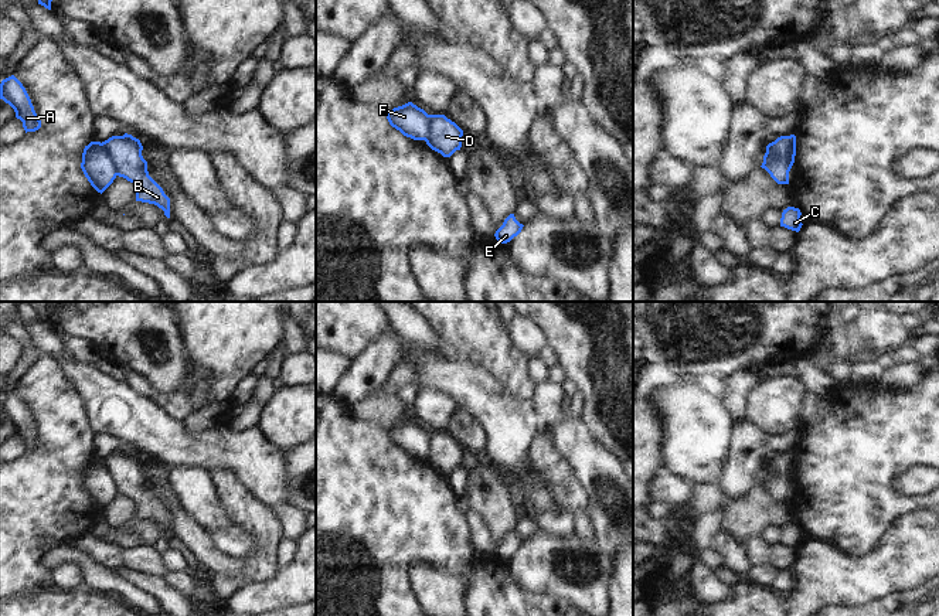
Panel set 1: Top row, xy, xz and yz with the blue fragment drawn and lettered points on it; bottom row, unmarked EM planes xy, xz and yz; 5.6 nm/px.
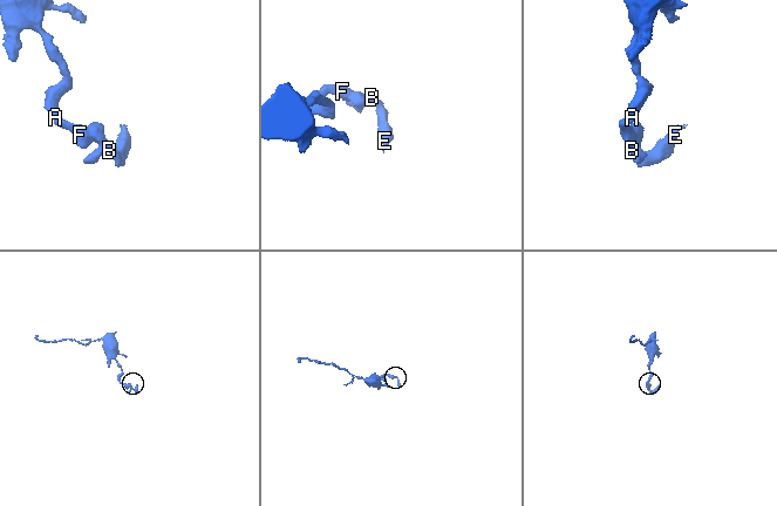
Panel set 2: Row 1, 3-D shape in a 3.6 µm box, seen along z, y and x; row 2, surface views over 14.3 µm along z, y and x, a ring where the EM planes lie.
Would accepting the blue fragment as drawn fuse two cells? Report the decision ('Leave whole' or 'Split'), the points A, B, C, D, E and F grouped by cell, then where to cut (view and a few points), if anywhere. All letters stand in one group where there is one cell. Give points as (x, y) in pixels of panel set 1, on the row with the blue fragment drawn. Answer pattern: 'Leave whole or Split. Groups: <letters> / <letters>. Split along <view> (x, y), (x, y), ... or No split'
Split. Groups: A F / B C D E. Split along xy (101, 143), (116, 174).

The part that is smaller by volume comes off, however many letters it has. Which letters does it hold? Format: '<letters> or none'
B, C, D, E

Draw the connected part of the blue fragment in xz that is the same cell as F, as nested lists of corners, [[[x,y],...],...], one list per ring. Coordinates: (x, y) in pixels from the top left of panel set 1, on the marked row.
[[[412,102],[394,108],[385,115],[389,125],[399,130],[404,136],[414,140],[426,139],[429,115]]]

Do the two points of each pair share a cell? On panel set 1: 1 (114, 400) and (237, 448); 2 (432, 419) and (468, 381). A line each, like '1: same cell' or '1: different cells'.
1: same cell
2: different cells

